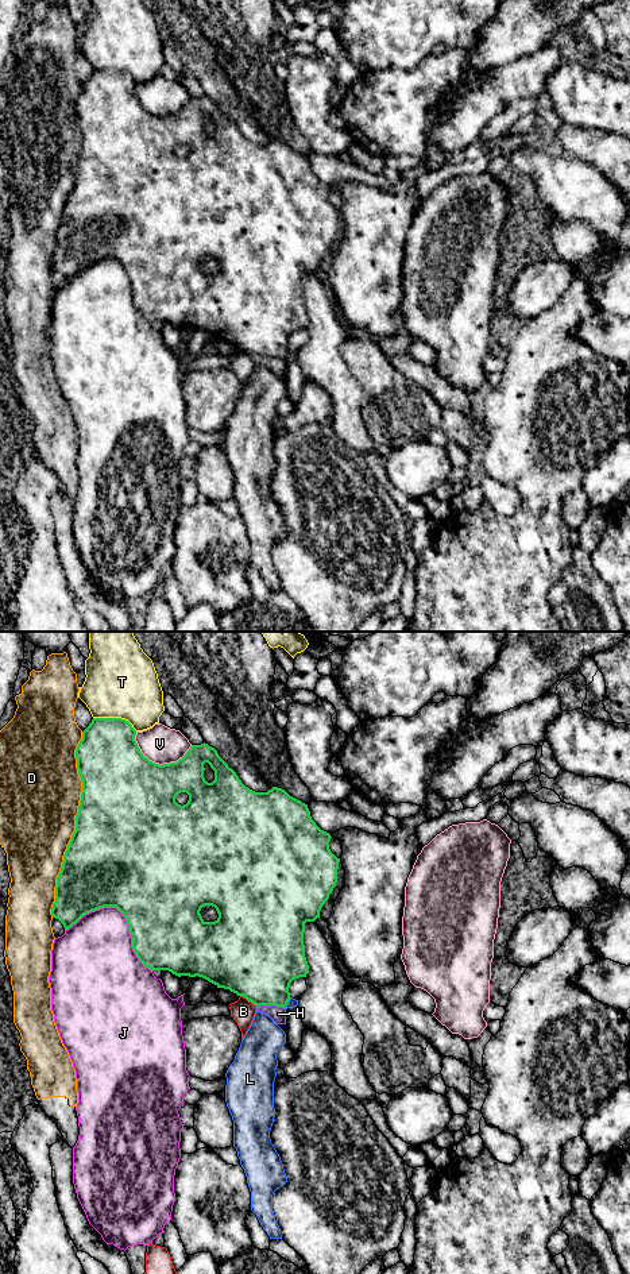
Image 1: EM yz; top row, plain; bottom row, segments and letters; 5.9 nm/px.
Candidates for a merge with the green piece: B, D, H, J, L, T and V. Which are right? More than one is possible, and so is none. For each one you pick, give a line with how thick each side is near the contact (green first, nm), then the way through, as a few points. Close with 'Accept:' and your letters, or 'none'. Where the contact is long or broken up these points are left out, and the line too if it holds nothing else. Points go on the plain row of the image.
Accept: none

